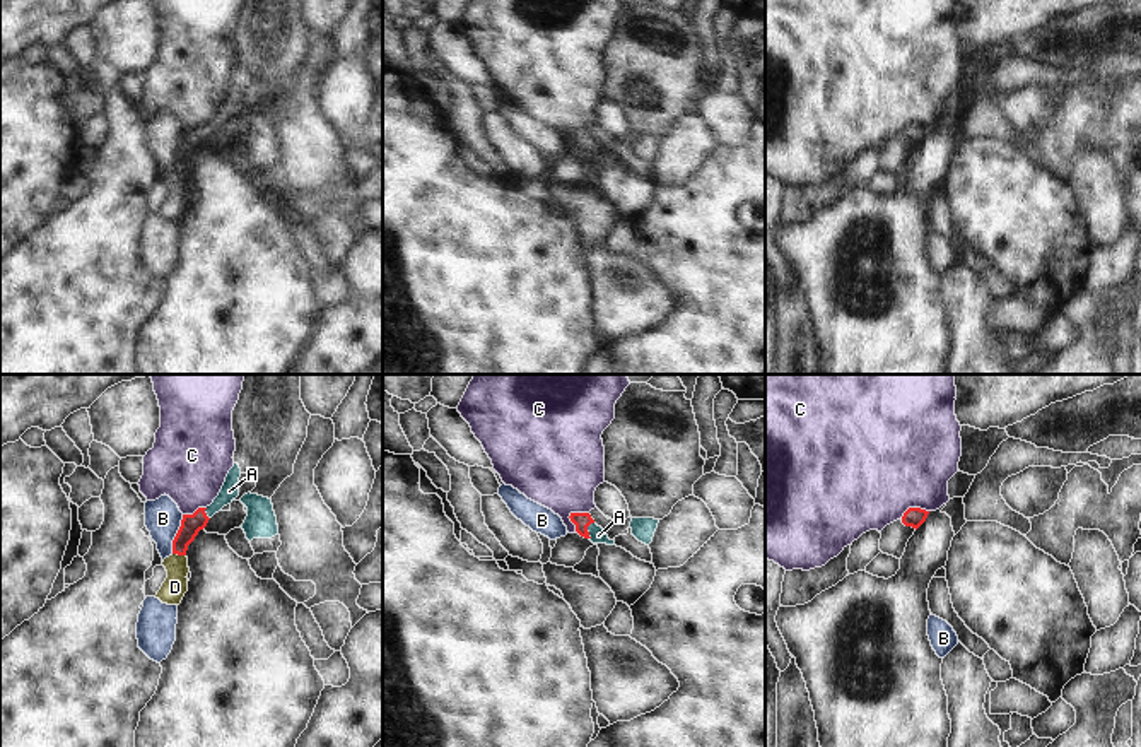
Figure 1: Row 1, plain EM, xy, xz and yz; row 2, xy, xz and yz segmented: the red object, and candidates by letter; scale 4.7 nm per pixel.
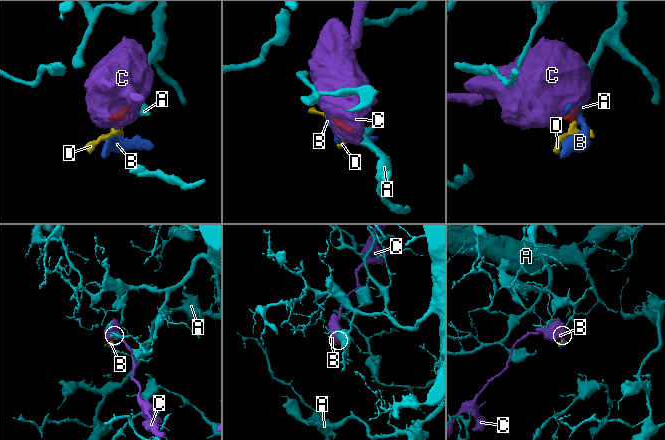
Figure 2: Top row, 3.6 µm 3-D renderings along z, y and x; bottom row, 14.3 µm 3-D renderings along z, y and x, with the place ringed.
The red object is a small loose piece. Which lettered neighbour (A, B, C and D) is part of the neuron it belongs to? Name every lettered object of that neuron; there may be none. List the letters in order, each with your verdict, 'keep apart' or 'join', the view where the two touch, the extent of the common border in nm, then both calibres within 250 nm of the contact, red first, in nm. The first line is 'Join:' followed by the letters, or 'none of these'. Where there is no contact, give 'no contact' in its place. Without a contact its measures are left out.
Join: A, D
A: join; contact in xz; length 90 nm; calibres 80 and 80 nm
B: keep apart; contact in xy; length 190 nm; calibres 100 and 180 nm
C: keep apart; contact in xz; length 120 nm; calibres 80 and 420 nm
D: join; contact in xy; length 70 nm; calibres 100 and 120 nm

